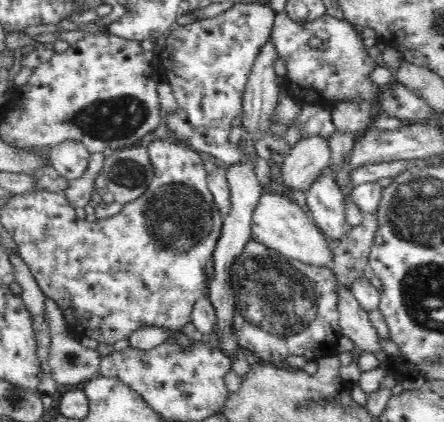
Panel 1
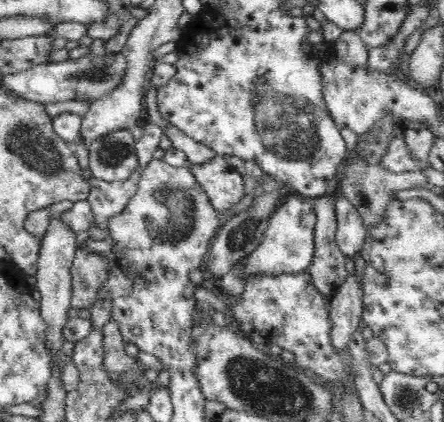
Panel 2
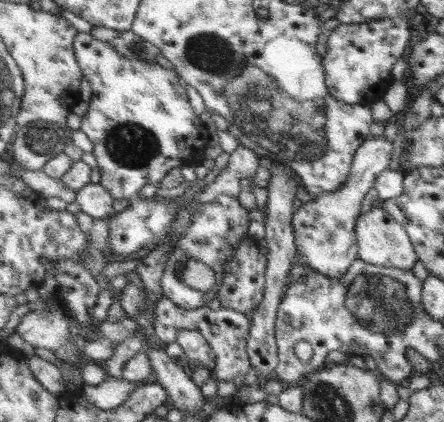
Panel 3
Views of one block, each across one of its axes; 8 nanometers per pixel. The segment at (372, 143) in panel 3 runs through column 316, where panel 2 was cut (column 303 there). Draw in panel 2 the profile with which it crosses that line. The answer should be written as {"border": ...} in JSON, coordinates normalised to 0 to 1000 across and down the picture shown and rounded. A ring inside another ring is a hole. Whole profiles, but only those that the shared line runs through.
{"border":[[[671,464],[640,469],[631,493],[622,498],[617,517],[608,521],[604,545],[595,550],[581,588],[563,597],[545,621],[541,649],[550,654],[554,673],[581,659],[617,659],[631,649],[671,649],[689,645],[694,626],[707,611],[707,540],[712,540],[712,493],[703,474],[680,474]]]}

